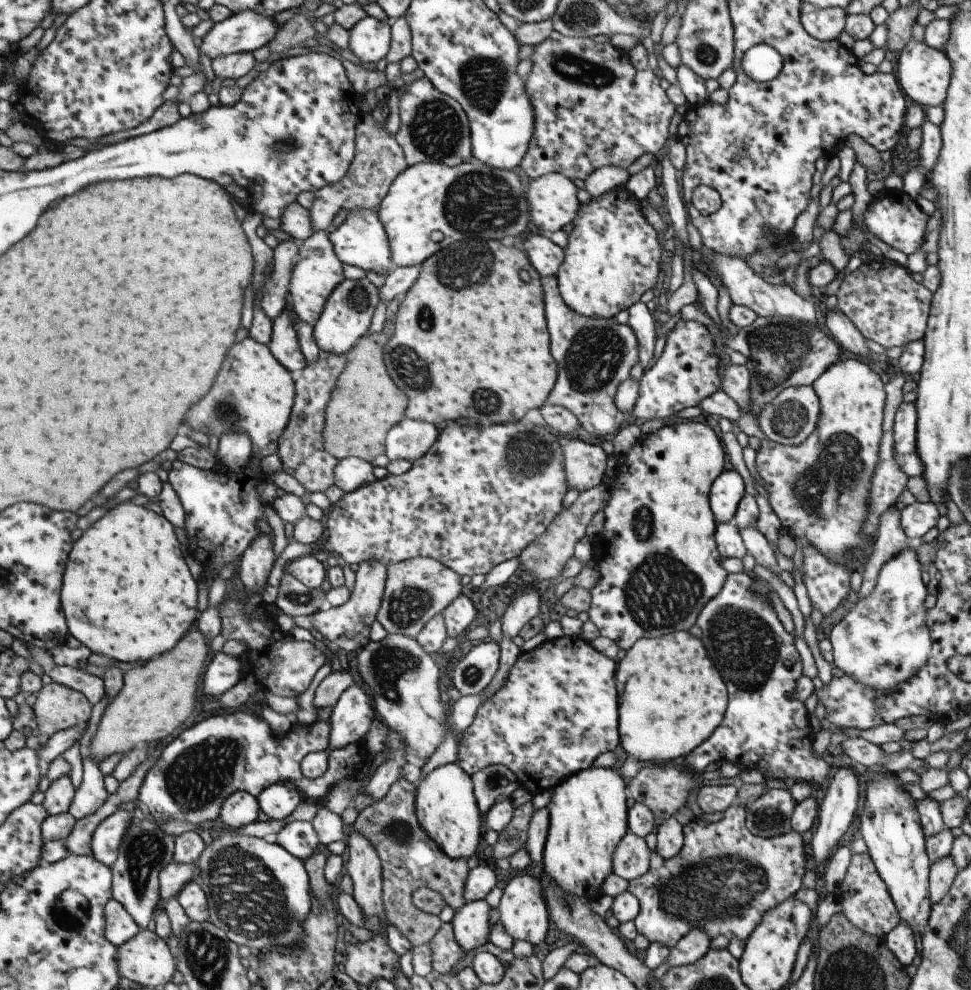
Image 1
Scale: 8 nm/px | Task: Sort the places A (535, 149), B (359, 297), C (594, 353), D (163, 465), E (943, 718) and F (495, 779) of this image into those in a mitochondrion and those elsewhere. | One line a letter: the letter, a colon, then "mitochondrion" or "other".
A: other
B: mitochondrion
C: mitochondrion
D: other
E: other
F: other

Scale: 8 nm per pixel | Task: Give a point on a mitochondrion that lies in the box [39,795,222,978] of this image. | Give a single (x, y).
(144, 849)

